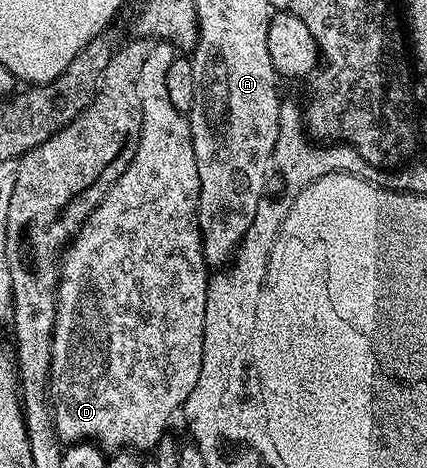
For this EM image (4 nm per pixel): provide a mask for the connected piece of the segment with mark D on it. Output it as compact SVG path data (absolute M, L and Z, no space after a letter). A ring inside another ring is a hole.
M155 42L149 57L141 68L141 77L137 80L137 92L141 92L141 136L133 160L125 172L113 184L113 188L101 200L98 208L83 221L74 238L67 243L59 264L59 289L55 291L57 312L53 328L51 345L51 375L47 392L51 400L55 431L59 441L64 444L86 442L95 443L104 452L118 452L130 448L135 452L154 451L156 444L168 433L167 421L174 414L180 413L189 392L201 376L203 363L203 333L205 332L205 308L207 307L207 283L209 267L203 258L203 241L199 235L199 177L197 176L197 156L193 156L193 136L191 124L186 113L178 111L169 100L168 69L176 60L177 50L170 42Z

